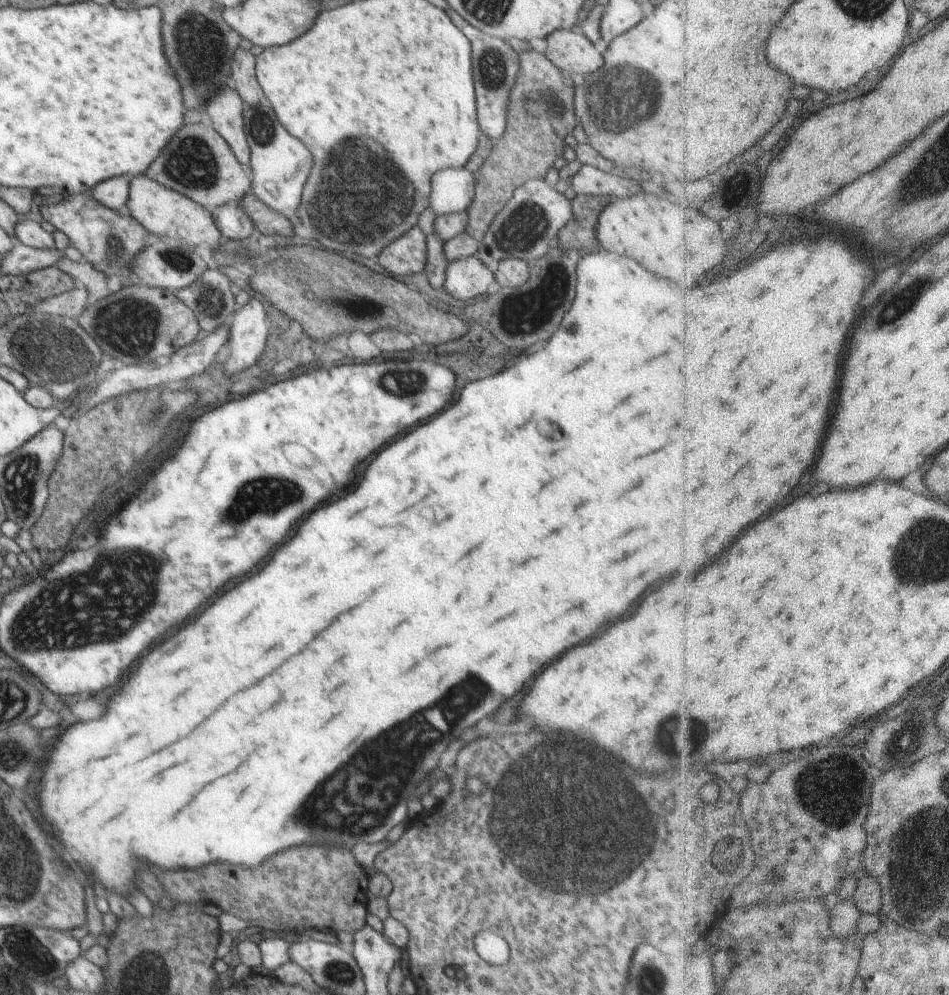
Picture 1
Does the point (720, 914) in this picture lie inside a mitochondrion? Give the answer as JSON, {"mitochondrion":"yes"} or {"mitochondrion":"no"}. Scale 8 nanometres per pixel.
{"mitochondrion":"no"}

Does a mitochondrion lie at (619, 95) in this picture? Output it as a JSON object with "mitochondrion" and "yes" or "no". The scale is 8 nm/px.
{"mitochondrion":"yes"}

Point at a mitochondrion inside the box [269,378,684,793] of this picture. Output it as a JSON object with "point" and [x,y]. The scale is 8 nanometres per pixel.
{"point":[626,758]}

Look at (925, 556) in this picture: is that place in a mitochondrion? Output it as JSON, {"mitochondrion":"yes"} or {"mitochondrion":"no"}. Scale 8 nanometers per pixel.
{"mitochondrion":"yes"}

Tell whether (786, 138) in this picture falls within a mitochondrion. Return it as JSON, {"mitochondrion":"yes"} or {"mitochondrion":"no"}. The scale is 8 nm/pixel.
{"mitochondrion":"no"}

